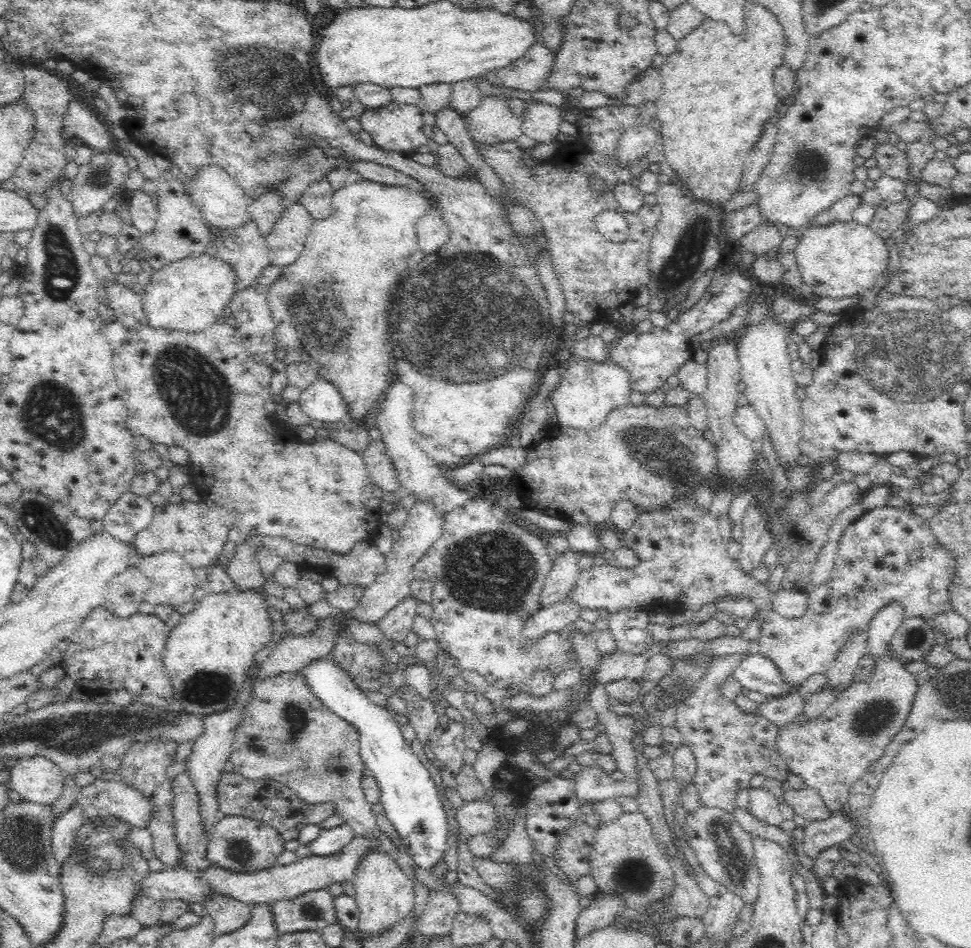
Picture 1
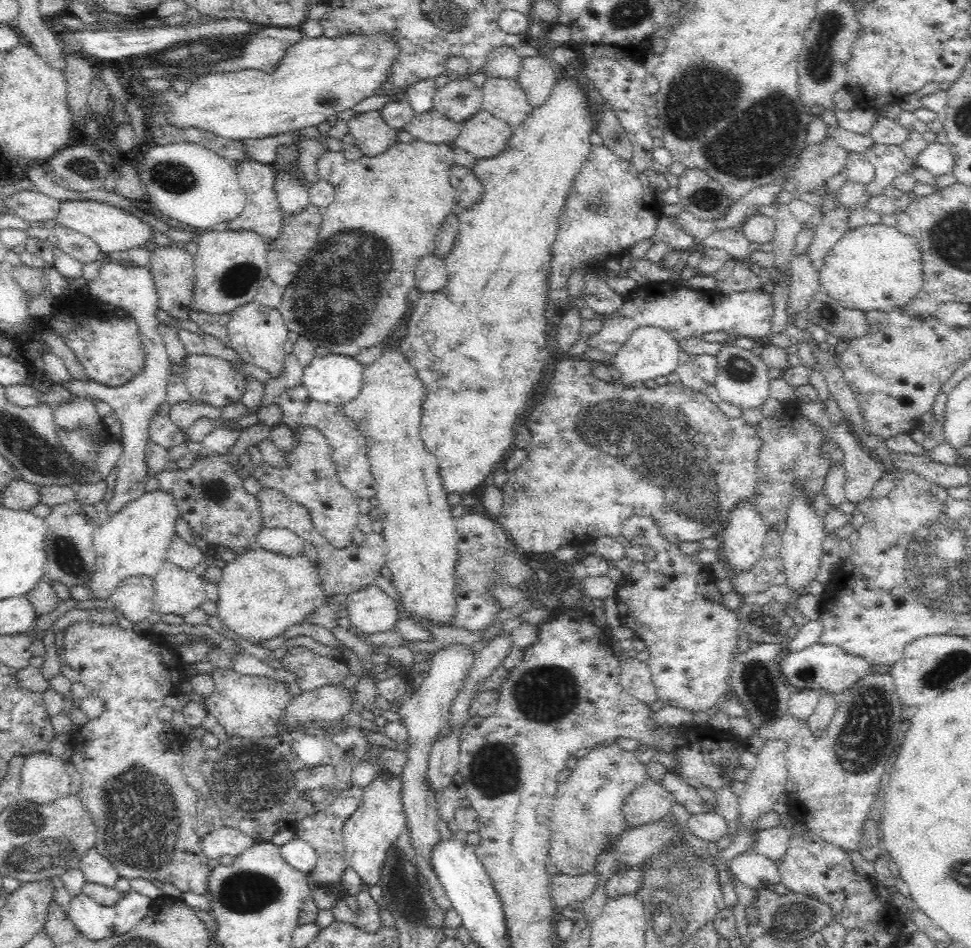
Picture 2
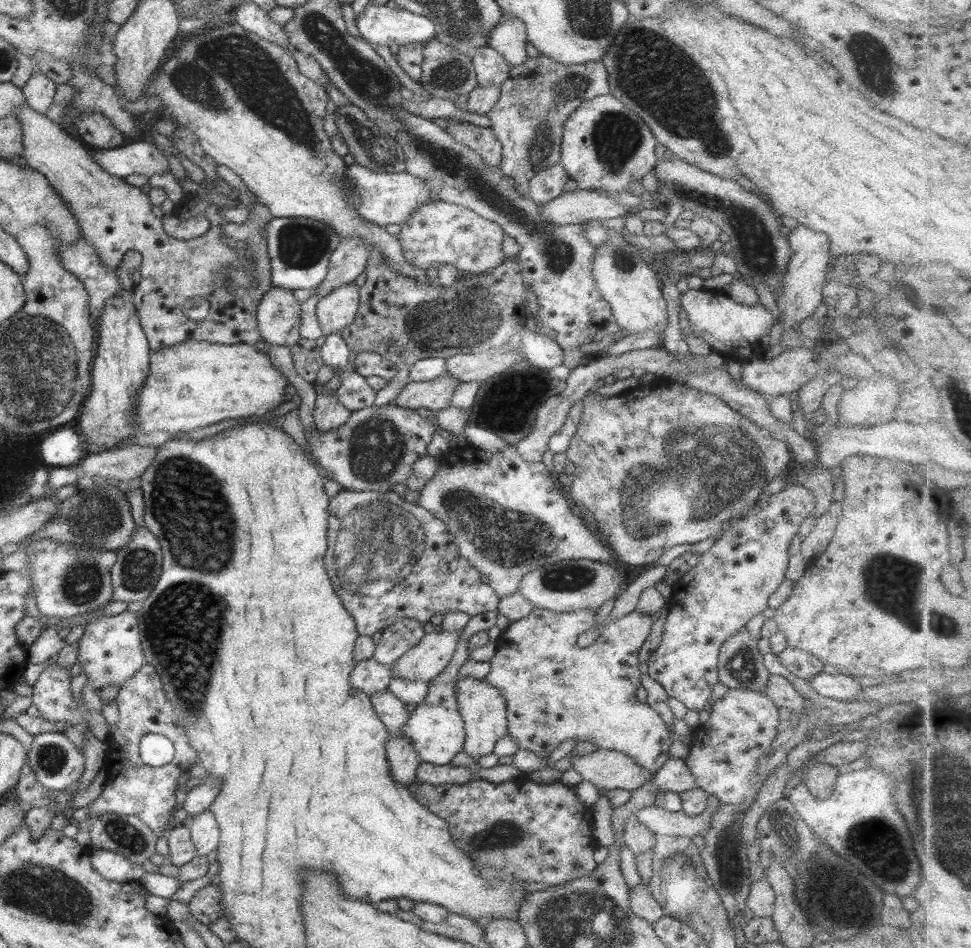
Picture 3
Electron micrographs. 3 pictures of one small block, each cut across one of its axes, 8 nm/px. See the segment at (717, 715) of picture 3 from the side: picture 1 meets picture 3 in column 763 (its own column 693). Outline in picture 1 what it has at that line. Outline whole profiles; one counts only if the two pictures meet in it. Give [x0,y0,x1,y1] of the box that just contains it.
[673,652,789,812]

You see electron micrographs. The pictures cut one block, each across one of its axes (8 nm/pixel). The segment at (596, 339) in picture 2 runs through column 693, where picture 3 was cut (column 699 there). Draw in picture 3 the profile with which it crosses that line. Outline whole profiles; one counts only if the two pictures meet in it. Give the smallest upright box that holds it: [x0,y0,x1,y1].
[681,285,776,363]

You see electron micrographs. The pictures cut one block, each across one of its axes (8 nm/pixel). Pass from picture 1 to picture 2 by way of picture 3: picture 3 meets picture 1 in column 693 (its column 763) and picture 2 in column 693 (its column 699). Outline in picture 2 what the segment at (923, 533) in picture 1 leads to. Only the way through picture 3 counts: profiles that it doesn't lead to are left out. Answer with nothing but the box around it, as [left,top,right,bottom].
[615,516,741,712]

